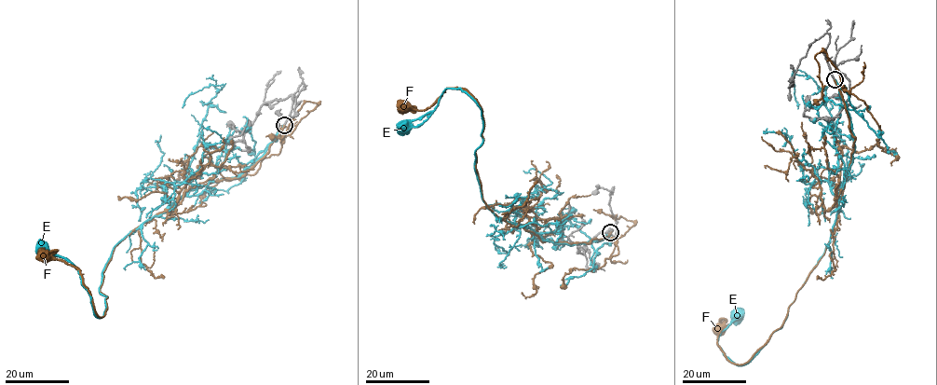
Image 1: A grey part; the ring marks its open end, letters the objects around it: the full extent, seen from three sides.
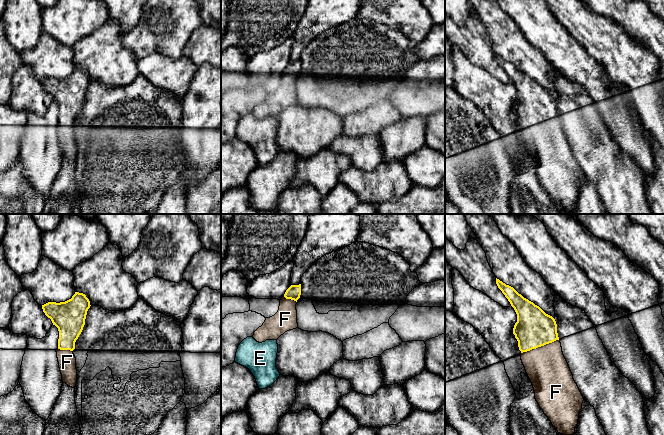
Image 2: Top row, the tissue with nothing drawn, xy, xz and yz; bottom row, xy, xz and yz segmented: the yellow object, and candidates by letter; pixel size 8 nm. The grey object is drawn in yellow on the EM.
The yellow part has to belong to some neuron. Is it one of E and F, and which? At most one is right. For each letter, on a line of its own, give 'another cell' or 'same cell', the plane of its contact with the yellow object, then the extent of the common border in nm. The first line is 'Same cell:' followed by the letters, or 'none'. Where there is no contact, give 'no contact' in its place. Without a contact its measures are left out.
Same cell: F
E: another cell; no contact
F: same cell; meets yellow in yz; contact 340 nm long

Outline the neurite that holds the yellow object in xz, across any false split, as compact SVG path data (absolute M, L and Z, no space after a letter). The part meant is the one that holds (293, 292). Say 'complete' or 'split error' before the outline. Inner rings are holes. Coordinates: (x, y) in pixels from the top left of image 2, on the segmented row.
split error; M301 284L291 285L280 300L278 312L266 318L263 325L254 332L253 338L259 343L277 340L285 332L296 329L298 327L296 304L300 295Z

